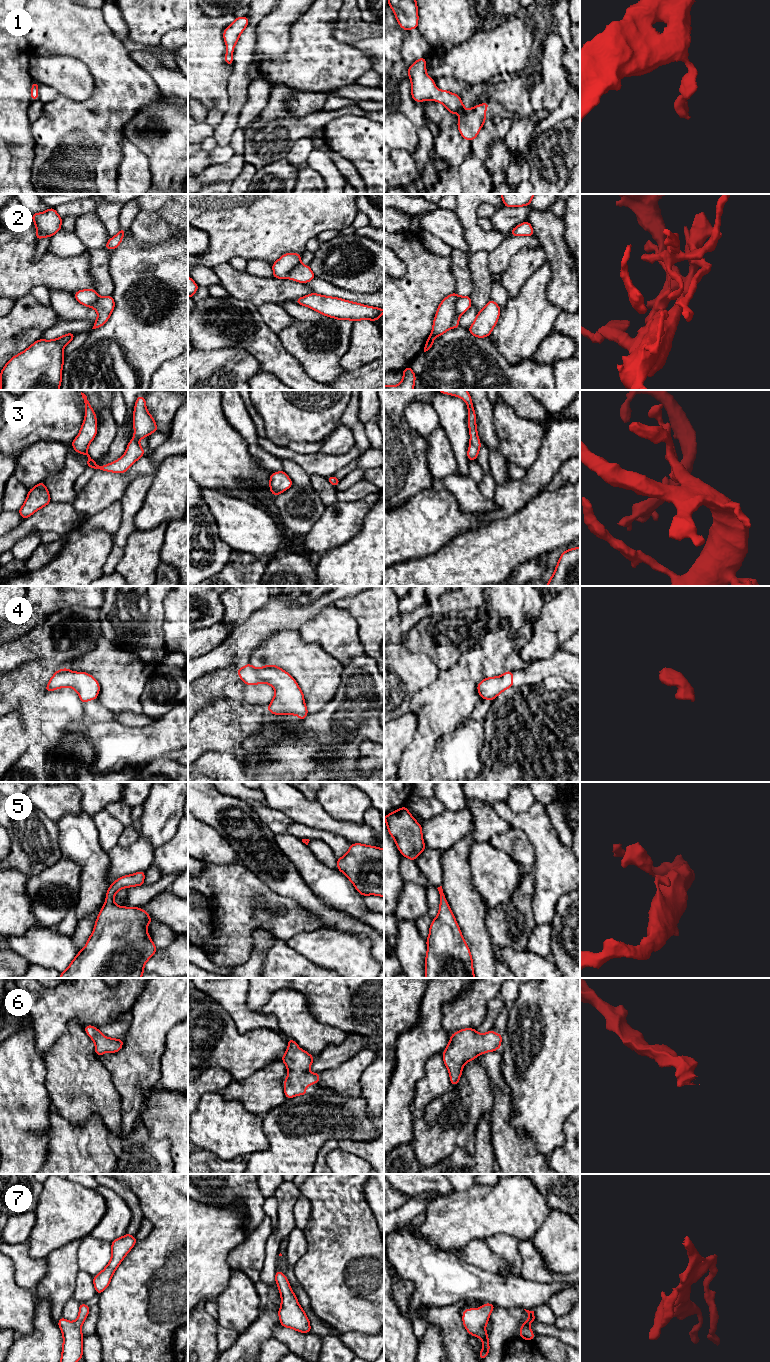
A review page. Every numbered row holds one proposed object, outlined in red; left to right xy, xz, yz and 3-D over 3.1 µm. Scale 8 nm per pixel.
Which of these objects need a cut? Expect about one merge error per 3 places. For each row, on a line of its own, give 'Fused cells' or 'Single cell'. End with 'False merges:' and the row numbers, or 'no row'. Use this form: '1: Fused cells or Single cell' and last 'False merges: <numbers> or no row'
1: Single cell
2: Fused cells
3: Single cell
4: Single cell
5: Single cell
6: Single cell
7: Single cell
False merges: 2

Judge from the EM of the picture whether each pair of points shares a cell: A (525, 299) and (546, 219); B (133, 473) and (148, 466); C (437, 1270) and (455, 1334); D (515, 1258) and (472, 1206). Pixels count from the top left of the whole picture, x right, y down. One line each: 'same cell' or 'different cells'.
A: different cells
B: same cell
C: different cells
D: different cells

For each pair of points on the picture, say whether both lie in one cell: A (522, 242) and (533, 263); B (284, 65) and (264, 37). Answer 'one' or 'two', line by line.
A: two
B: two

